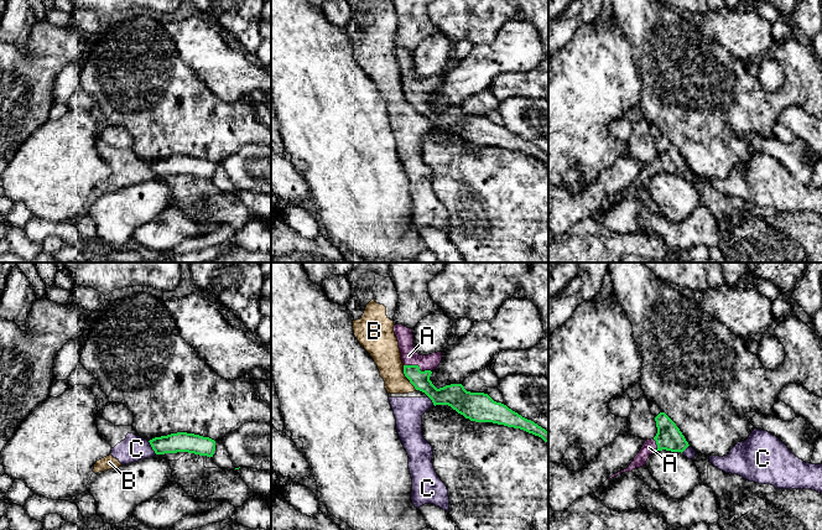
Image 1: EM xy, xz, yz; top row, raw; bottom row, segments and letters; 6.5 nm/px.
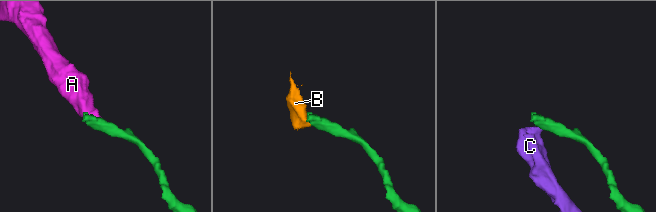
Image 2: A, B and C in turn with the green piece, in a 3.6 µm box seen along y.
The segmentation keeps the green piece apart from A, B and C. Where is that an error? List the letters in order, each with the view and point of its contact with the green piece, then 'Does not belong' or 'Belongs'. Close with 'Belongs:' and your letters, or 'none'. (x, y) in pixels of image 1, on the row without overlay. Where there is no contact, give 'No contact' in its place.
A: Touches green at xz (419, 89). Belongs
B: Touches green at xz (406, 99). Does not belong
C: Touches green at xy (151, 169). Does not belong
Belongs: A

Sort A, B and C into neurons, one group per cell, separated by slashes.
A / B C

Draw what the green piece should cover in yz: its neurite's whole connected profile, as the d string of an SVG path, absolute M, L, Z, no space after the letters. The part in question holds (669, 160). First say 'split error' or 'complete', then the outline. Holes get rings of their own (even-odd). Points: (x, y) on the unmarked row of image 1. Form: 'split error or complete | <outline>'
split error | M660 135L656 140L656 150L657 156L654 161L646 162L642 167L639 176L635 178L634 183L630 186L630 188L620 193L615 197L613 197L612 202L620 196L625 194L633 194L635 191L640 191L646 187L647 181L655 175L655 173L671 173L671 175L683 175L690 167L686 163L685 159L680 154L680 151L676 149L676 146L665 136Z

